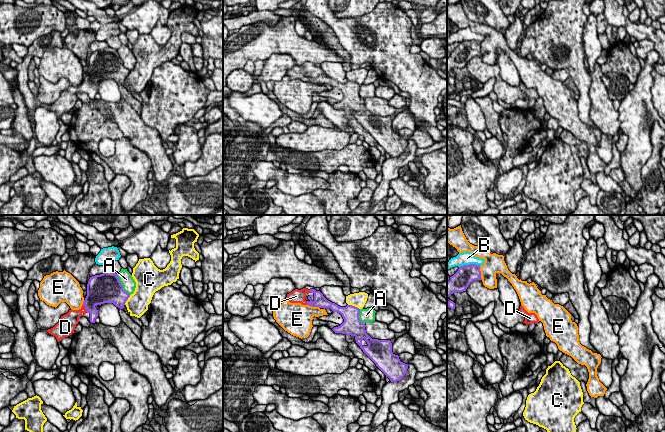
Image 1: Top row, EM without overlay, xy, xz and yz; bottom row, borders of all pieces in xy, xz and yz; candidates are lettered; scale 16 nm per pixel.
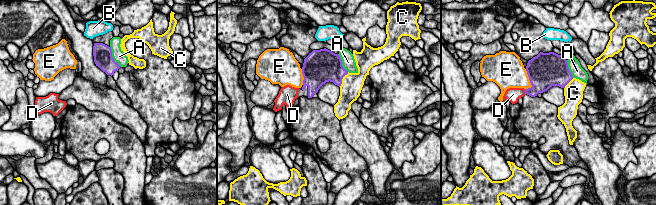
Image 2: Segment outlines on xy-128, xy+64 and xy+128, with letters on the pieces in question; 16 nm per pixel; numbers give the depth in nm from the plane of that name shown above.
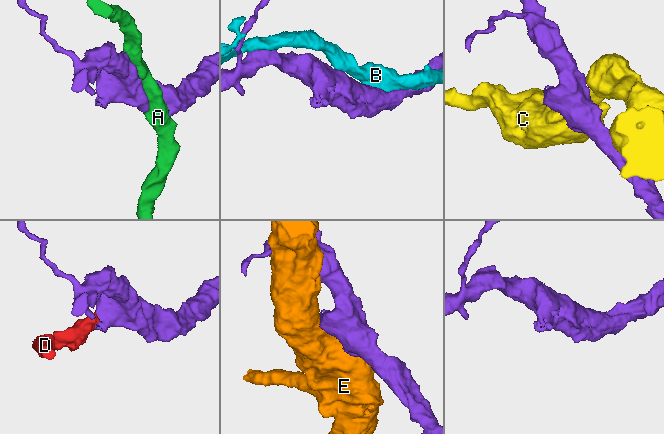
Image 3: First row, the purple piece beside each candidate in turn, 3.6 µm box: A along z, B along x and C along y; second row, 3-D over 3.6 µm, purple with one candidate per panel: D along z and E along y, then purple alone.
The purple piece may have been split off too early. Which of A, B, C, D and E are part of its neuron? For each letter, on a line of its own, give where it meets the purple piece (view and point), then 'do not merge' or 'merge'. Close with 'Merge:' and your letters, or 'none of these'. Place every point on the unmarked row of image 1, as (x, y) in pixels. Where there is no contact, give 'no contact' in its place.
A: xy (121, 61) | do not merge
B: yz (469, 40) | do not merge
C: xz (354, 82) | do not merge
D: xy (85, 84) | merge
E: yz (480, 49) | do not merge
Merge: D

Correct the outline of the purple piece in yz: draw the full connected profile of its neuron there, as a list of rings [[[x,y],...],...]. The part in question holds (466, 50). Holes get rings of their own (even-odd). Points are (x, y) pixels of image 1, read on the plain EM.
[[[480,41],[460,42],[458,47],[447,58],[447,73],[454,68],[466,67],[467,63],[475,56],[482,56]]]

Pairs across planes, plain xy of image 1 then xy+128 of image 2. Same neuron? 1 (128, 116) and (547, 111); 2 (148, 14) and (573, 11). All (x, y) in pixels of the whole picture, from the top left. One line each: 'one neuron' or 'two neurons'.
1: two neurons
2: two neurons

